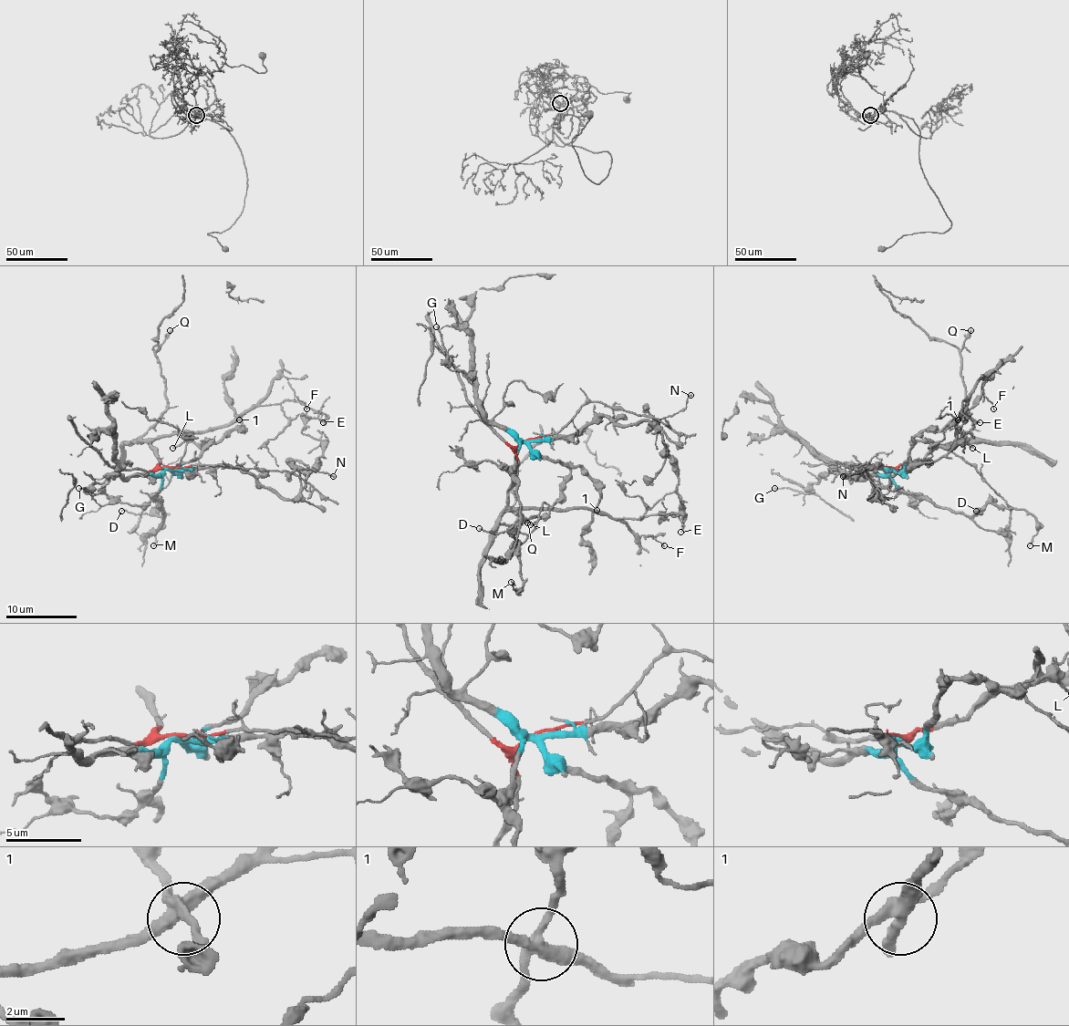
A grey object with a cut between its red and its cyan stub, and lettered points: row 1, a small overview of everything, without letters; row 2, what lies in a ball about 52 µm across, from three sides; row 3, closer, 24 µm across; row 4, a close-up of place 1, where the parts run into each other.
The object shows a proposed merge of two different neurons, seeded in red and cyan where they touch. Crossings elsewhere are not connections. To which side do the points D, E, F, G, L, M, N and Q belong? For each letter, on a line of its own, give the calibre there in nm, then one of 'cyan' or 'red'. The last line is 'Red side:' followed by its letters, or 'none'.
D: calibre 120 nm; cyan
E: calibre 130 nm; red
F: calibre 90 nm; red
G: calibre 140 nm; cyan
L: calibre 160 nm; cyan
M: calibre 180 nm; cyan
N: calibre 160 nm; cyan
Q: calibre 260 nm; red
Red side: E, F, Q

